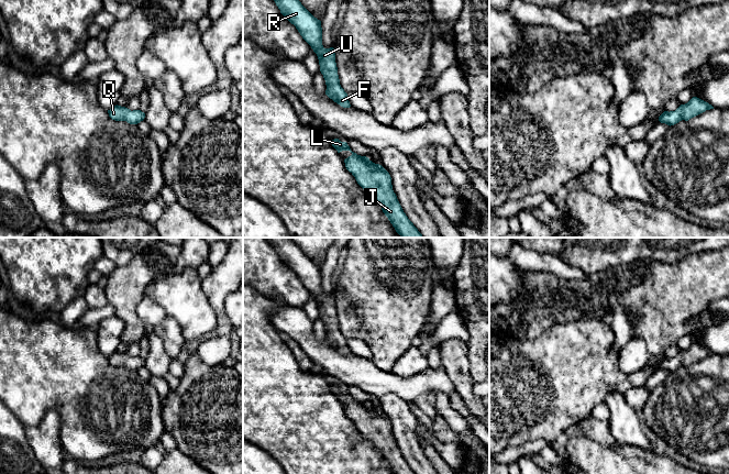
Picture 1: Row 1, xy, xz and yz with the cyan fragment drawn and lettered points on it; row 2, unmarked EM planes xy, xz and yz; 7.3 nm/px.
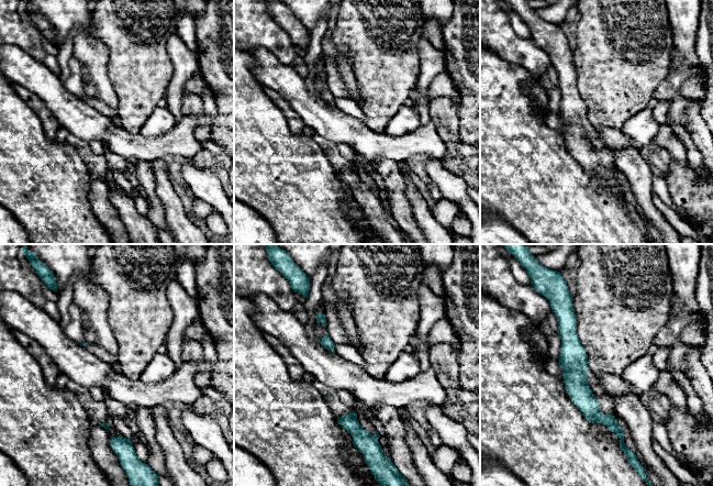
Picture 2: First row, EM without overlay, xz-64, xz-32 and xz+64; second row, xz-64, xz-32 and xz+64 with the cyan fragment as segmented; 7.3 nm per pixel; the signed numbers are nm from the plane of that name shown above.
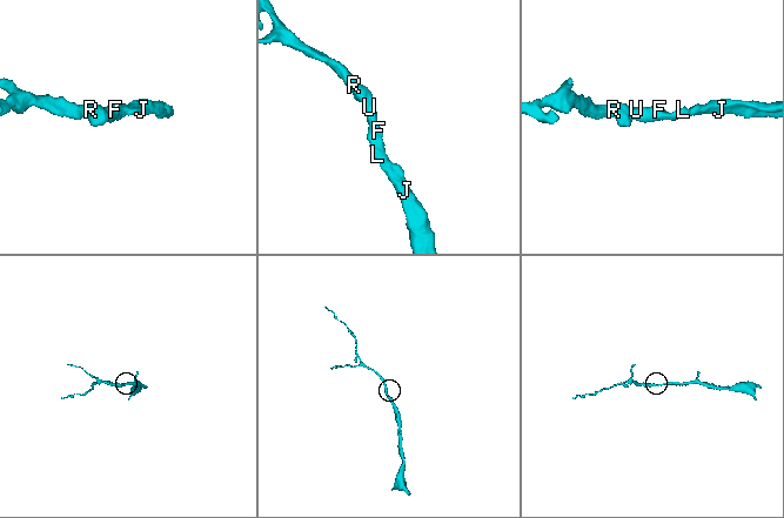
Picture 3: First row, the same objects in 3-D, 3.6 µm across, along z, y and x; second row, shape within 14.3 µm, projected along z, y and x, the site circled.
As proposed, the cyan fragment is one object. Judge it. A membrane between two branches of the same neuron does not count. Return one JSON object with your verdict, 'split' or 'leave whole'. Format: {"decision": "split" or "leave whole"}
{"decision": "leave whole"}

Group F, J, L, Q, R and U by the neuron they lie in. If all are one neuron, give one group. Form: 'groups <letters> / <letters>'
groups F J L Q R U

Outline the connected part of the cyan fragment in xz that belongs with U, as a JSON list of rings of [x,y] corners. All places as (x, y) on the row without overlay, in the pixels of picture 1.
[[[266,238],[275,247],[280,260],[296,273],[302,285],[317,300],[320,318],[325,327],[325,341],[343,354],[350,354],[347,340],[340,331],[335,298],[322,291],[321,267],[314,264],[289,238]]]

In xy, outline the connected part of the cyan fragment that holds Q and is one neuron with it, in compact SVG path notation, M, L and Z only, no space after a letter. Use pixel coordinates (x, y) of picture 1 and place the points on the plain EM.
M114 352L108 356L109 363L115 367L126 367L130 371L137 371L144 366L145 360L141 356L133 356L121 352Z

